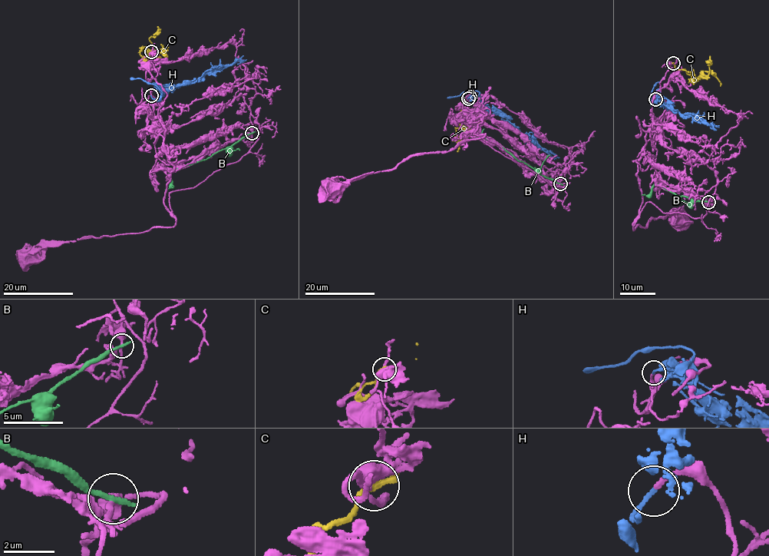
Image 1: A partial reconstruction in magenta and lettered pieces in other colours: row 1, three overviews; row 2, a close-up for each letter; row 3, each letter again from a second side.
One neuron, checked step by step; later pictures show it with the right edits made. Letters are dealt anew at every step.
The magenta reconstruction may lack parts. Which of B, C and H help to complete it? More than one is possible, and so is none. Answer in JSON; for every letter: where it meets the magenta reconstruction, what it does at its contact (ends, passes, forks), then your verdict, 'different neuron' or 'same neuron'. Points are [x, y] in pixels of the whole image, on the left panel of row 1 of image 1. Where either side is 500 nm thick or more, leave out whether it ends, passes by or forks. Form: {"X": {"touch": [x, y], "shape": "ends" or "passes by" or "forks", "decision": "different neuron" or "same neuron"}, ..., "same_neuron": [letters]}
{"B": {"touch": [252, 133], "shape": "ends", "decision": "different neuron"}, "C": {"touch": [151, 51], "shape": "ends", "decision": "different neuron"}, "H": {"touch": [151, 95], "shape": "ends", "decision": "same neuron"}, "same_neuron": ["H"]}

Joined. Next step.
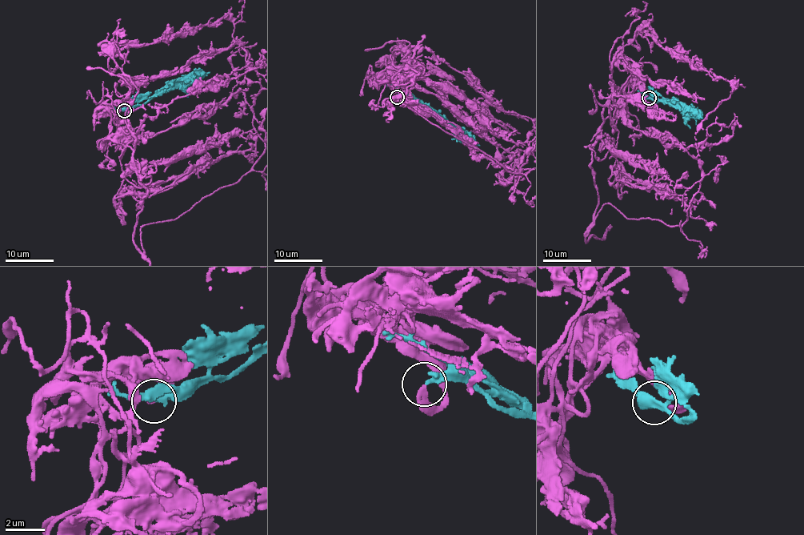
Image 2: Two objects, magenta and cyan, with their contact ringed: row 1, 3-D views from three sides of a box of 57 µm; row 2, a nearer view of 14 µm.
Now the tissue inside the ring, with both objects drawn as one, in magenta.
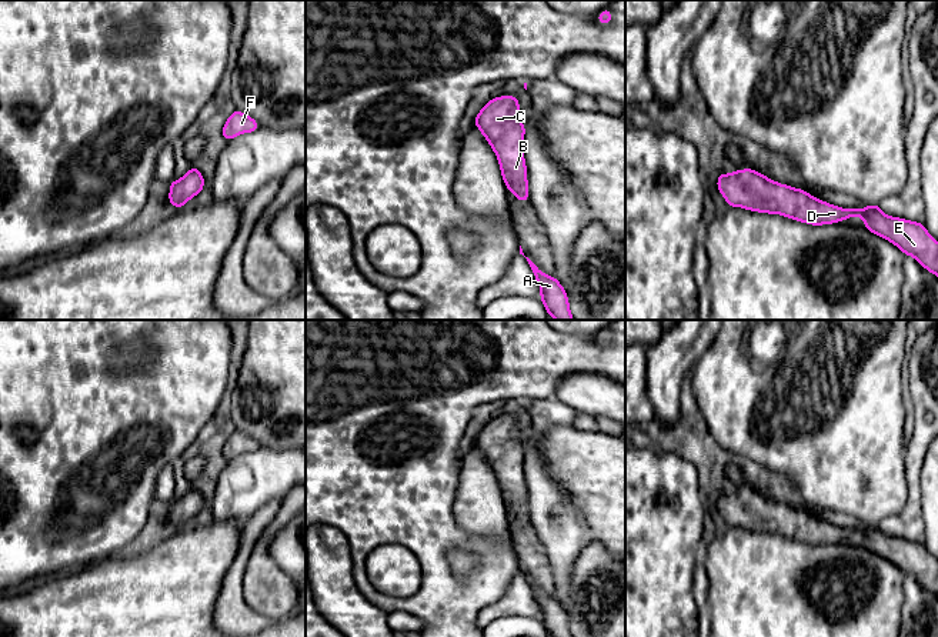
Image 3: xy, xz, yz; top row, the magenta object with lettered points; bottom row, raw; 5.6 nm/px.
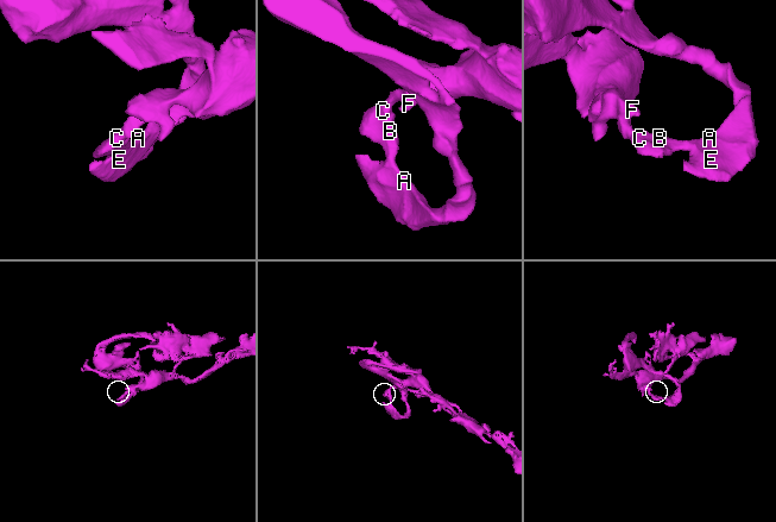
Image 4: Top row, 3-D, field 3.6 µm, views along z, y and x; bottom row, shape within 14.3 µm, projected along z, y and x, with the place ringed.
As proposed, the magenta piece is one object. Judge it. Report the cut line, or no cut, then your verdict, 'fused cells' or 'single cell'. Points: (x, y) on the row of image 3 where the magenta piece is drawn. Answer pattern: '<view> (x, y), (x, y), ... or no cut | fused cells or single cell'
no cut | single cell

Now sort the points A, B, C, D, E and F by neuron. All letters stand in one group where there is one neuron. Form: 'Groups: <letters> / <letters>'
Groups: A B C D E F

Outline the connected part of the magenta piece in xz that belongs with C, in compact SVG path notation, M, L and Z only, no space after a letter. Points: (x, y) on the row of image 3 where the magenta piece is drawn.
M517 96L493 97L474 117L474 124L495 153L507 191L530 203L523 141L525 124L520 120Z

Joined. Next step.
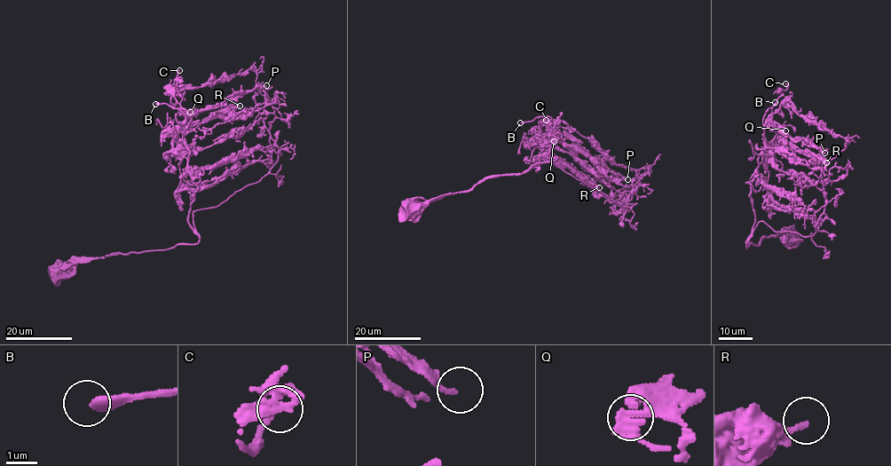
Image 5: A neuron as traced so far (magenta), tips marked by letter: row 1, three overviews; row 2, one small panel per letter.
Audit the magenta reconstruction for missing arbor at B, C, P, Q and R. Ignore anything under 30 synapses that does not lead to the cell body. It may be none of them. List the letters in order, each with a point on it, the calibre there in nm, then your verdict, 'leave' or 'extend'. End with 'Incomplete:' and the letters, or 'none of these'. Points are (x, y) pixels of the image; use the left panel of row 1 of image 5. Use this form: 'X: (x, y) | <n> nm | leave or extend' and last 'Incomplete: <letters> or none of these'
B: (155, 104) | 340 nm | leave
C: (179, 70) | 180 nm | extend
P: (266, 85) | 140 nm | leave
Q: (190, 112) | 160 nm | leave
R: (240, 106) | 160 nm | leave
Incomplete: C

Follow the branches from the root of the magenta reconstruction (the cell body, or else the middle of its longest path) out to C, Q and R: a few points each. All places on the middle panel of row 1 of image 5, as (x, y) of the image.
C: (410, 207), (555, 160), (546, 157), (558, 138), (546, 130), (555, 120), (546, 120)
Q: (410, 207), (555, 160), (546, 157), (558, 138), (546, 130), (555, 120), (554, 141)
R: (410, 207), (555, 160), (546, 157), (558, 138), (549, 133), (535, 146), (599, 187)

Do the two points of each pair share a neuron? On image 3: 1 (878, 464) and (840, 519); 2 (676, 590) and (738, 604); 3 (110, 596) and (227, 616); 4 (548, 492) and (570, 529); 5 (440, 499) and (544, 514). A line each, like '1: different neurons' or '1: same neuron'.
1: different neurons
2: different neurons
3: different neurons
4: same neuron
5: different neurons

